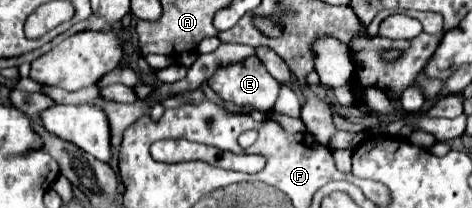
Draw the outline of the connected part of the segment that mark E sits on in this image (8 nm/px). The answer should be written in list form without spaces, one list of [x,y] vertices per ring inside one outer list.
[[[259,58],[219,68],[207,84],[223,100],[237,106],[253,106],[261,112],[269,112],[275,106],[281,90],[281,84],[265,70]]]

